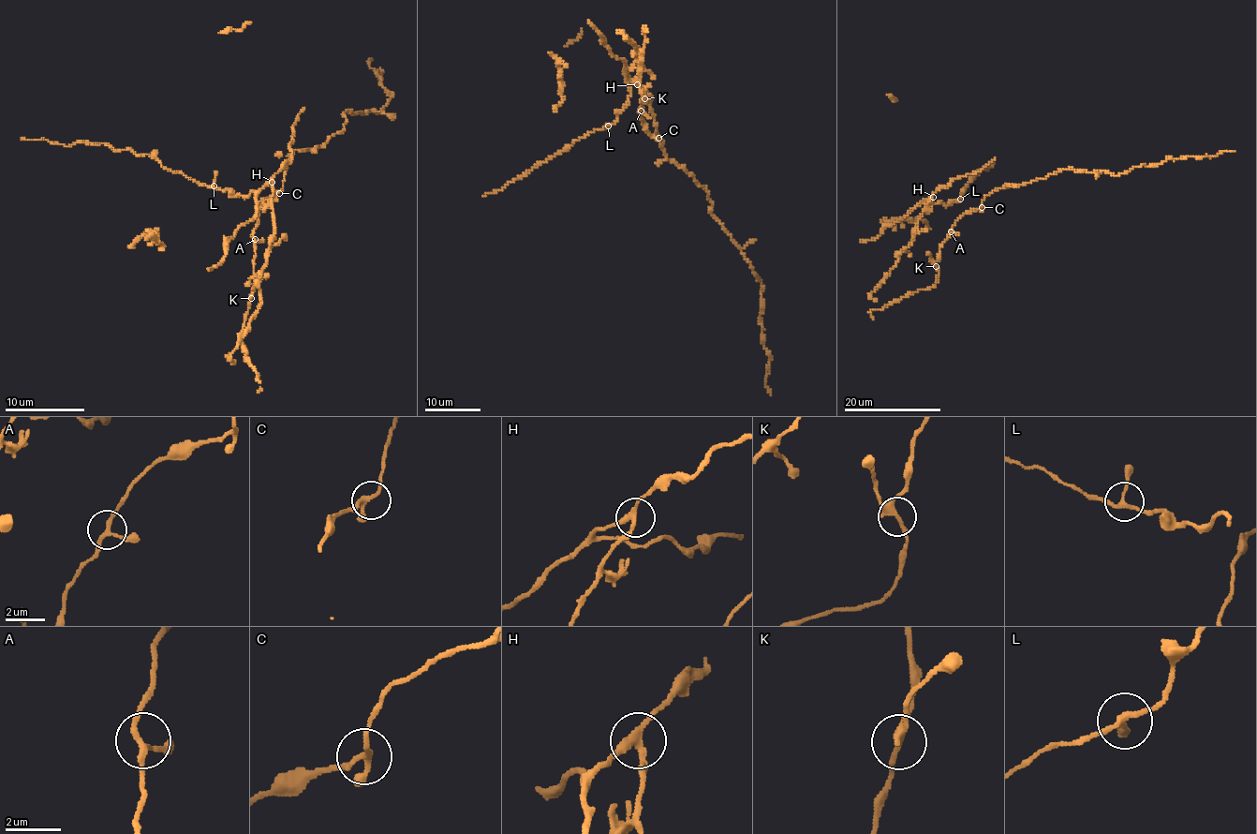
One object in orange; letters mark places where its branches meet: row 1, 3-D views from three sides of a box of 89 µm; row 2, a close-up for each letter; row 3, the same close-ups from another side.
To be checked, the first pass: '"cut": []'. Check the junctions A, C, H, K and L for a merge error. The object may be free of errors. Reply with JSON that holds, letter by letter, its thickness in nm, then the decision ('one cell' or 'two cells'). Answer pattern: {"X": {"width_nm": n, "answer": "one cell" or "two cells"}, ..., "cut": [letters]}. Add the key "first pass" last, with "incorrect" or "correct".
{"A": {"width_nm": 190, "answer": "one cell"}, "C": {"width_nm": 200, "answer": "one cell"}, "H": {"width_nm": 220, "answer": "two cells"}, "K": {"width_nm": 240, "answer": "one cell"}, "L": {"width_nm": 190, "answer": "one cell"}, "cut": ["H"], "first pass": "incorrect"}

